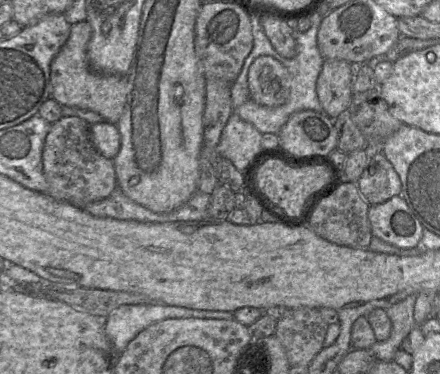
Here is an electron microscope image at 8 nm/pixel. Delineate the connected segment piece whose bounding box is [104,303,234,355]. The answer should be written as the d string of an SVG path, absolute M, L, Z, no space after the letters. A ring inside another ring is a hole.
M162 303L122 305L104 319L104 330L120 355L127 345L151 324L179 318L233 320L234 316L232 312L196 310Z

